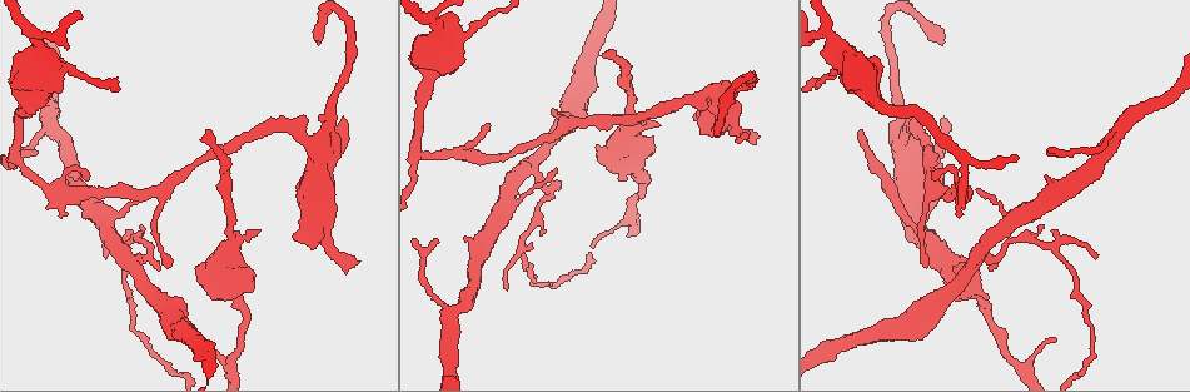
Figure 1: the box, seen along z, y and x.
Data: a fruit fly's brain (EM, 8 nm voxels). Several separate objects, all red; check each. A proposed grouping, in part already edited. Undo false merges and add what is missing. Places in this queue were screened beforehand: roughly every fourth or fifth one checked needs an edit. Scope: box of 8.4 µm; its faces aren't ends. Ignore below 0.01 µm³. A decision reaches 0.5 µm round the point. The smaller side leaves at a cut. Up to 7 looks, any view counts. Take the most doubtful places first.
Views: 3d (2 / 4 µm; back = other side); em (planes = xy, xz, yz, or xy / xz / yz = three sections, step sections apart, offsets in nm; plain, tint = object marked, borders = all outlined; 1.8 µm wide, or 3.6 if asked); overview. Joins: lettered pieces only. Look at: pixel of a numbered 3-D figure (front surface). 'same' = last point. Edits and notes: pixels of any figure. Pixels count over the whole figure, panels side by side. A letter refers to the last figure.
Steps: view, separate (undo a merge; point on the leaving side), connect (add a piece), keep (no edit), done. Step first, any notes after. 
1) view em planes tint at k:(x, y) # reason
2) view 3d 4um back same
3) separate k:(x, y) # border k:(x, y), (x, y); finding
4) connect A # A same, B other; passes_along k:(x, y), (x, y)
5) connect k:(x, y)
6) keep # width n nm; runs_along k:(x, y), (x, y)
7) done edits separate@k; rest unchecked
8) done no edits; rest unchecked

view em 3.6um planes borders at 1:(207, 130) # free end

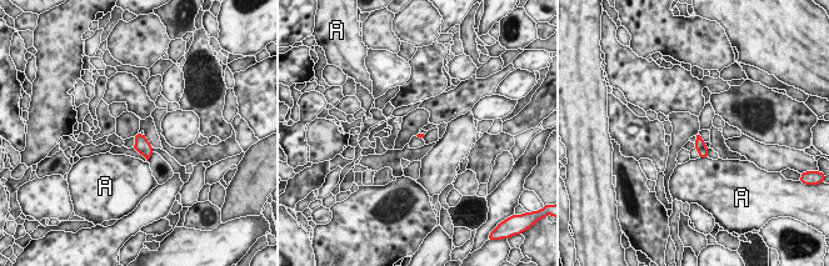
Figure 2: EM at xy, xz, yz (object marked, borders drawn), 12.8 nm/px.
keep # A other; border 2:(700, 156), (707, 157); none of them fits

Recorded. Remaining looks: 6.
view 3d 4um at 1:(318, 45) # tapers out

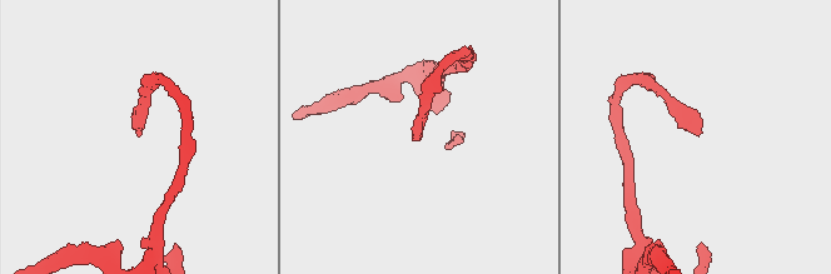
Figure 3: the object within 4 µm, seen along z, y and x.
view em planes plain at 3:(420, 138) # now the EM

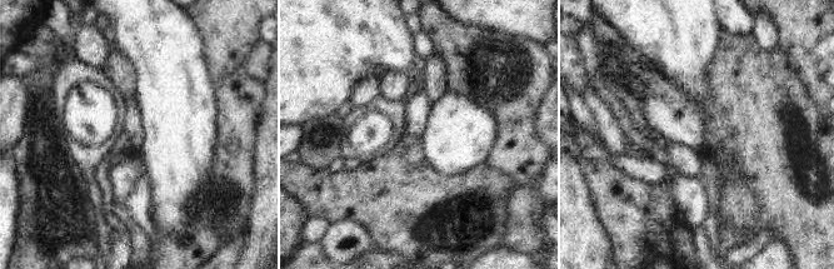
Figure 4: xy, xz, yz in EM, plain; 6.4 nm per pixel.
view em planes borders same # what lies round it

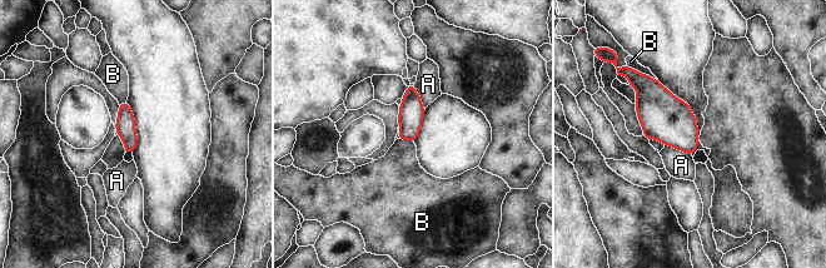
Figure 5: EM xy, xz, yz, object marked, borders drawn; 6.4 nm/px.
keep # A other, B other; no lettered piece goes on from it

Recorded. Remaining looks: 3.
view em 3.6um planes tint at 1:(352, 266) # free end

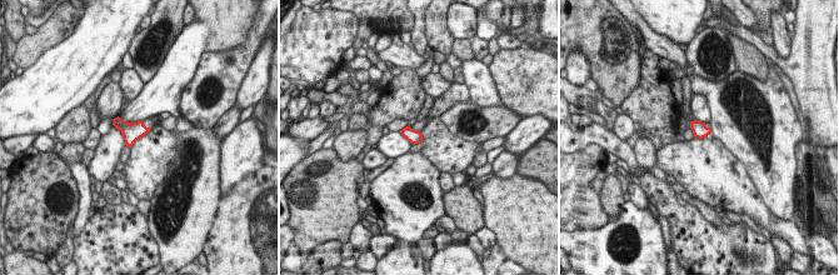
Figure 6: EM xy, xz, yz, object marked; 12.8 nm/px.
view em 3.6um planes borders same

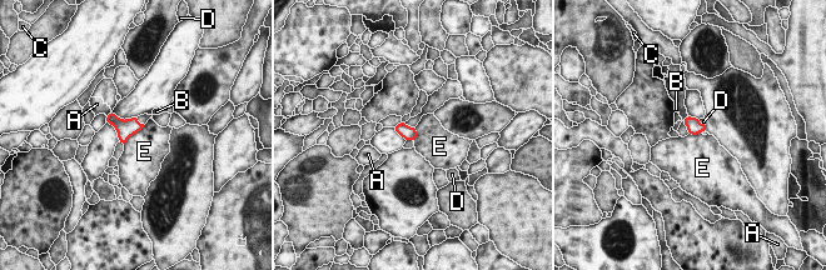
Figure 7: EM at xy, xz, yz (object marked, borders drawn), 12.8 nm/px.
connect D # width 160 nm; A other, B other, C other, D same, E other; passes_along 7:(127, 128), (138, 123), (143, 119); the cell continues

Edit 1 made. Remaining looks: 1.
done edits connect@7; rest unchecked

